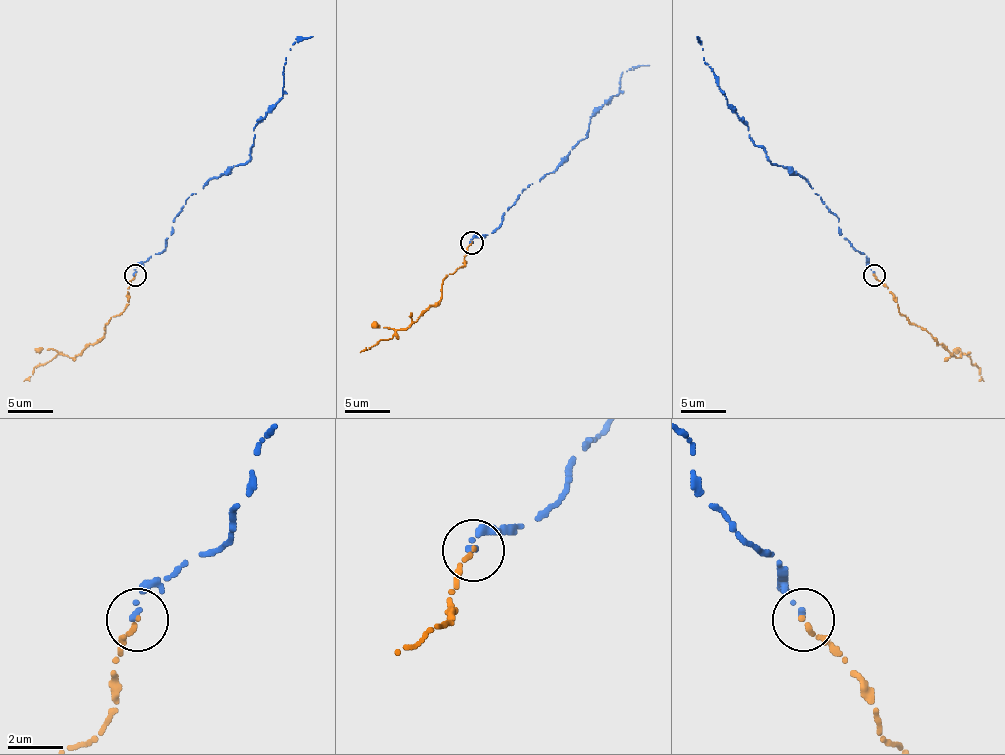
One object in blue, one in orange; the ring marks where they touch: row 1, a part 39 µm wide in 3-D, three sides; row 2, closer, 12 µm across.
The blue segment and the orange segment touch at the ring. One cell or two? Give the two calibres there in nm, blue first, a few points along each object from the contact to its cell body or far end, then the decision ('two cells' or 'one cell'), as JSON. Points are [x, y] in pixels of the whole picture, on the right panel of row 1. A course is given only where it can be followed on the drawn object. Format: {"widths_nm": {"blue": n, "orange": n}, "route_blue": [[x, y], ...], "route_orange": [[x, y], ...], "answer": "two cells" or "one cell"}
{"widths_nm": {"blue": 200, "orange": 180}, "route_blue": [[875, 274], [868, 259], [843, 239], [839, 219], [821, 196], [754, 143], [703, 58], [696, 36]], "route_orange": [[875, 274], [888, 288], [899, 312], [957, 357], [966, 355], [984, 381]], "answer": "one cell"}

